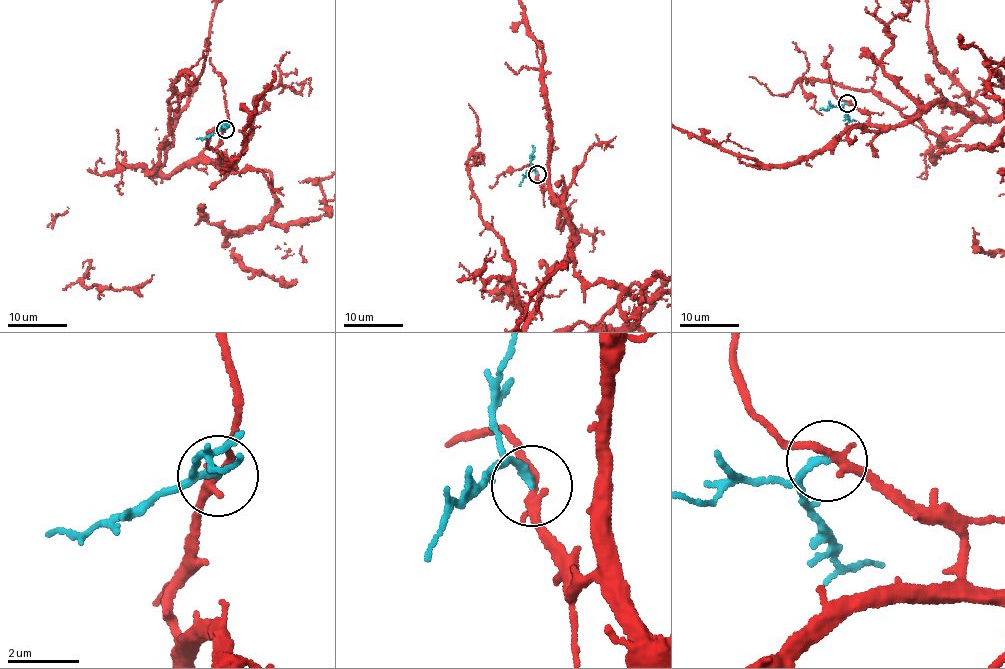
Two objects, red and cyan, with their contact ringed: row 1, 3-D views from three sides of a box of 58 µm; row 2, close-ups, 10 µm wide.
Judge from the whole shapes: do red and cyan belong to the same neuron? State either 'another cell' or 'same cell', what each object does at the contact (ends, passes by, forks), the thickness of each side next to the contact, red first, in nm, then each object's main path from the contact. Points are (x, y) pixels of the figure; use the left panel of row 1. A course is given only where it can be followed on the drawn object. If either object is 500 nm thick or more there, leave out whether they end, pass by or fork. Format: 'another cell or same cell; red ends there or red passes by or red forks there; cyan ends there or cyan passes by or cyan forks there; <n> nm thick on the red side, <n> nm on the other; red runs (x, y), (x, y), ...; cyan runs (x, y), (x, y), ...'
same cell; red passes by; cyan ends there; 240 nm thick on the red side, 180 nm on the other; cyan runs (224, 128), (196, 138)

